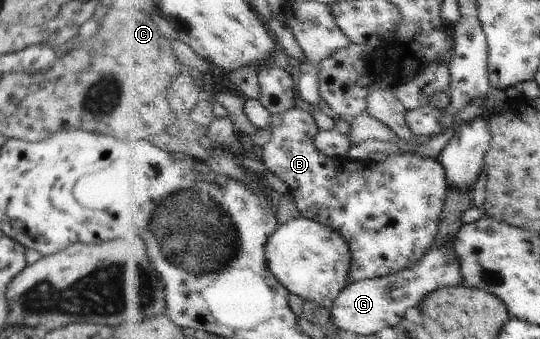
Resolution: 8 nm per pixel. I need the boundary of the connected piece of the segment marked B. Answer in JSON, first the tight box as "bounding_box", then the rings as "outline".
{"bounding_box":[262,108,452,283],"outline":[[[300,108],[281,114],[274,113],[271,131],[273,138],[264,146],[262,161],[272,174],[288,184],[302,216],[331,227],[345,237],[353,253],[350,283],[382,279],[410,269],[412,265],[421,262],[437,244],[446,202],[452,188],[449,173],[439,158],[422,157],[417,153],[392,155],[382,160],[378,157],[353,160],[346,155],[328,157],[317,148],[320,126],[316,118]]]}

